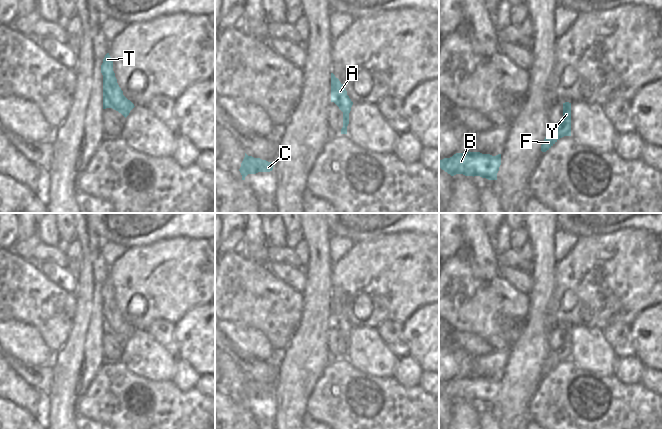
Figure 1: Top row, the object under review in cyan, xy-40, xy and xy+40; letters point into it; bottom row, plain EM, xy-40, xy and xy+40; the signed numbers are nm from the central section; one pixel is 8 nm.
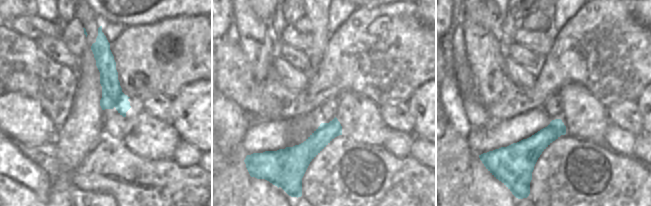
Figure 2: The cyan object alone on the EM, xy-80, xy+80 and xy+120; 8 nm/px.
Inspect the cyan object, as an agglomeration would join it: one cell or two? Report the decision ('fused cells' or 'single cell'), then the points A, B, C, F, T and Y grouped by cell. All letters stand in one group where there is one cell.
single cell | A B C F T Y

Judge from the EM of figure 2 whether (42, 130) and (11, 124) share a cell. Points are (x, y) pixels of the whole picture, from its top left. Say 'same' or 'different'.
same

